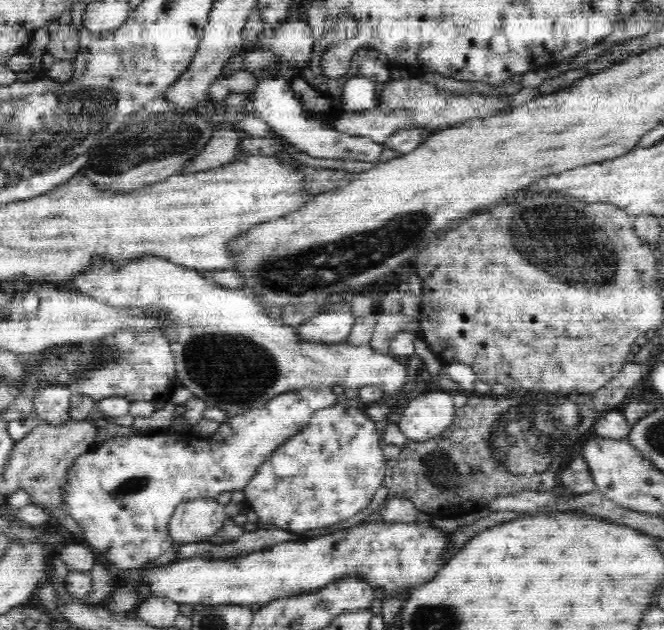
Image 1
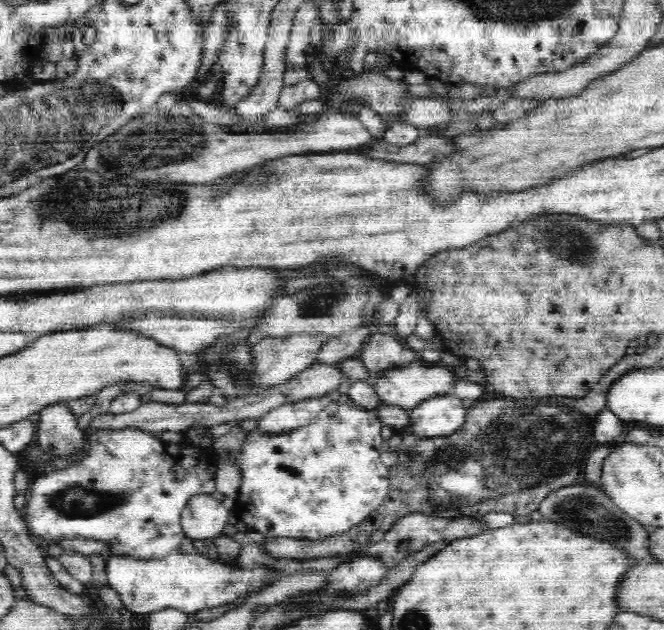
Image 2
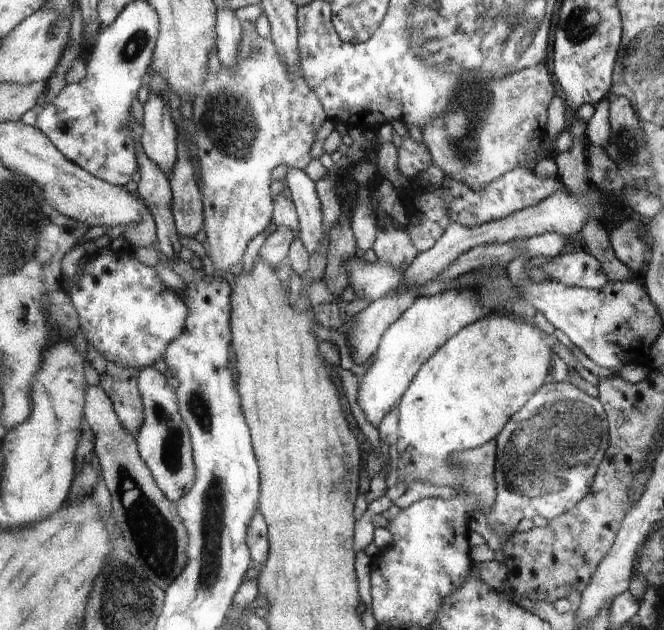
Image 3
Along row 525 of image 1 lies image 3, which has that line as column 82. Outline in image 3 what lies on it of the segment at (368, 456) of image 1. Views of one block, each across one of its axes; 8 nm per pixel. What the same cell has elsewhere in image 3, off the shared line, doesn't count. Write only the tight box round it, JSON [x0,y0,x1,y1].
[69,245,188,370]

